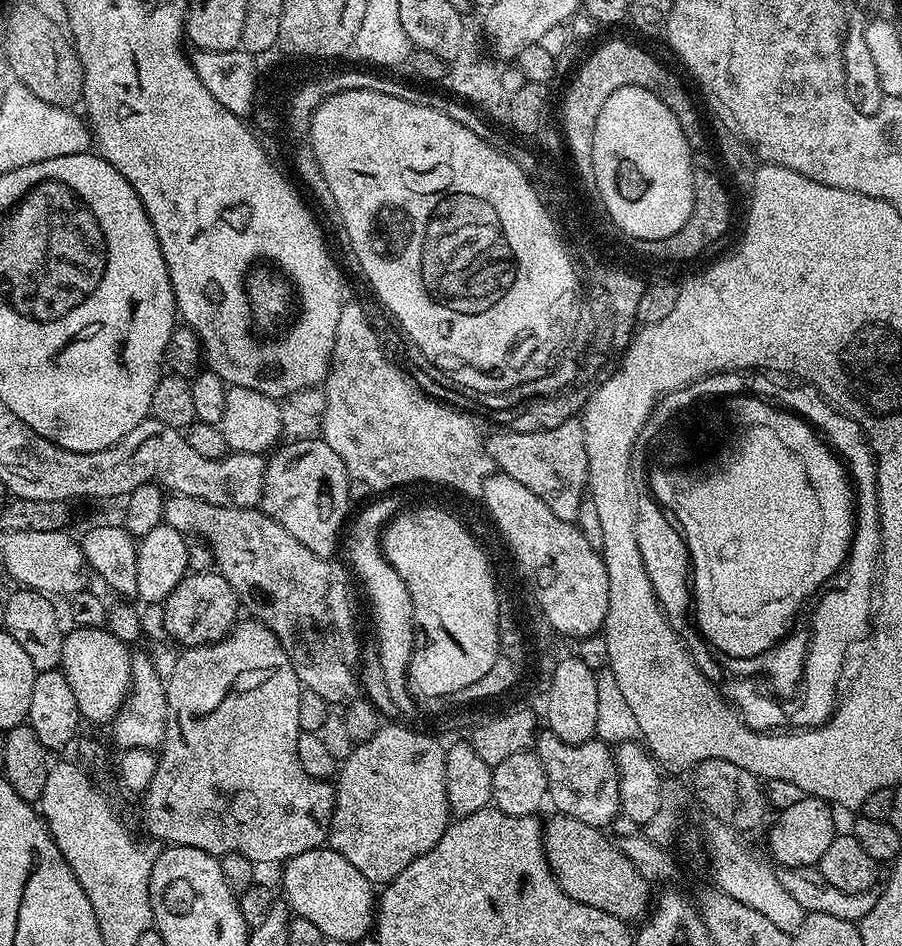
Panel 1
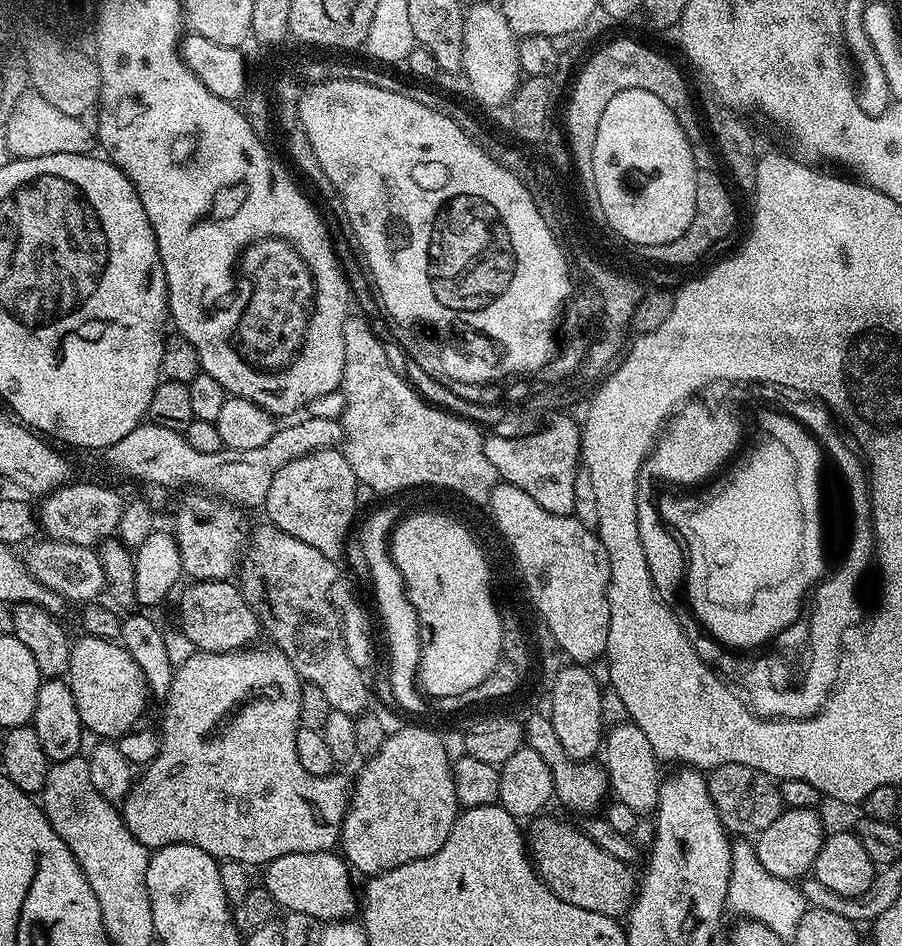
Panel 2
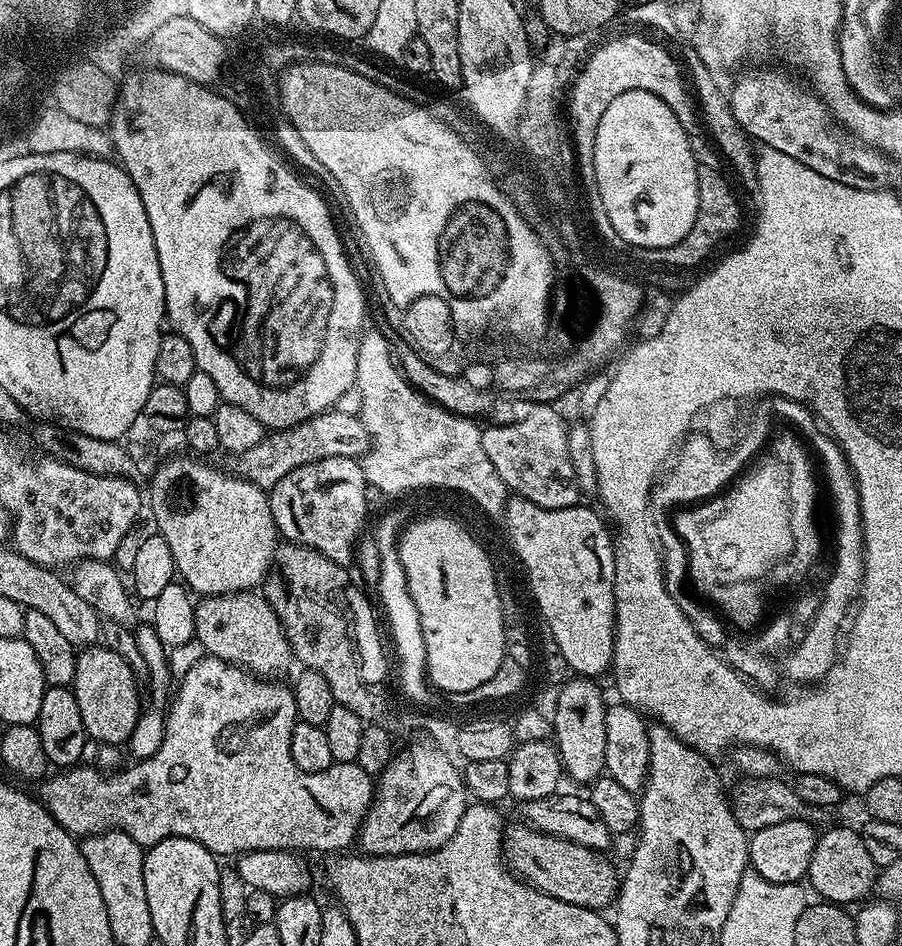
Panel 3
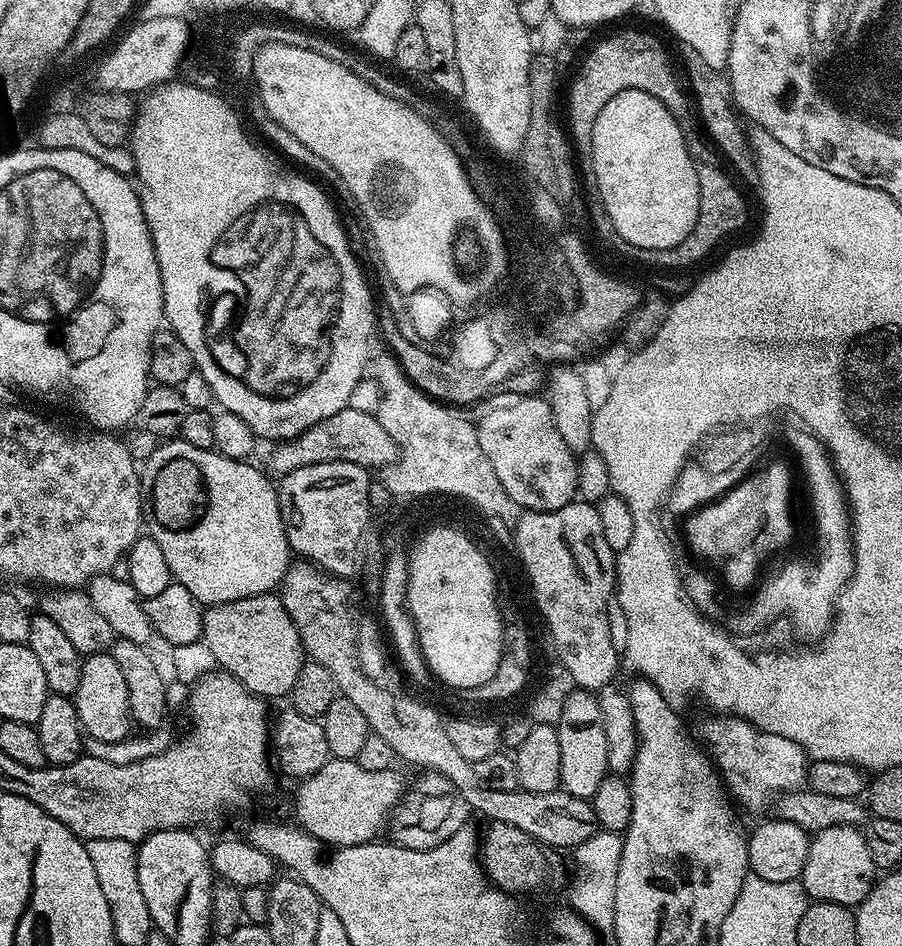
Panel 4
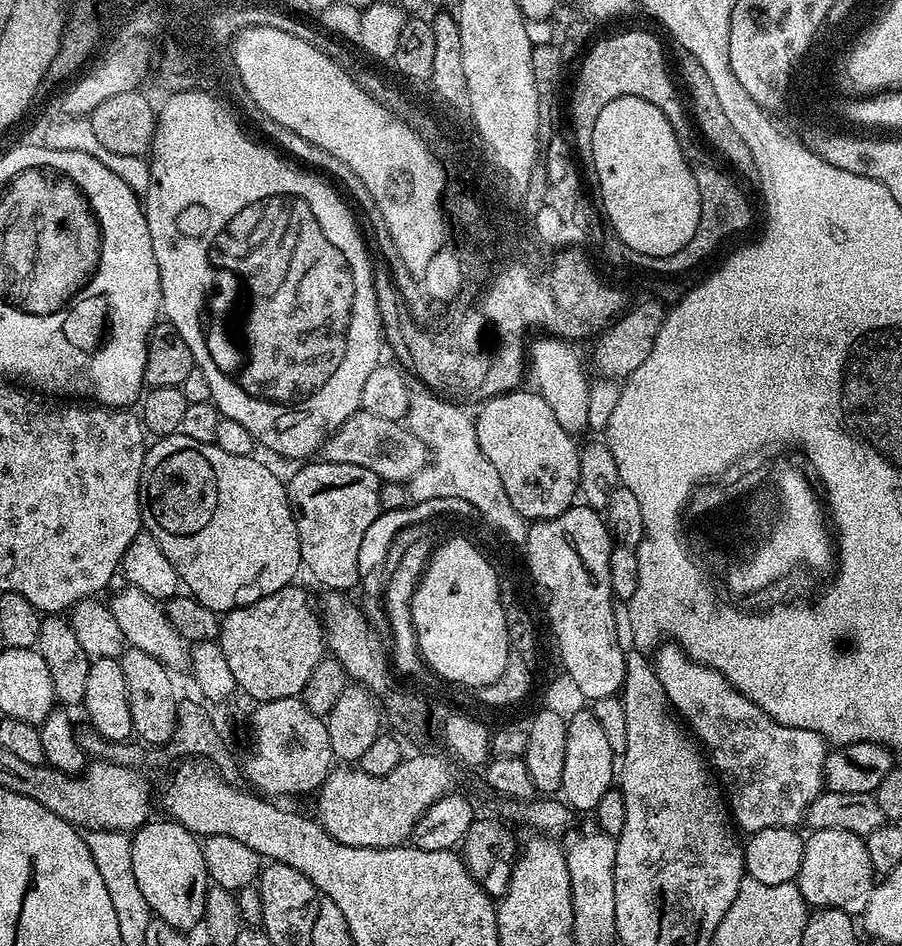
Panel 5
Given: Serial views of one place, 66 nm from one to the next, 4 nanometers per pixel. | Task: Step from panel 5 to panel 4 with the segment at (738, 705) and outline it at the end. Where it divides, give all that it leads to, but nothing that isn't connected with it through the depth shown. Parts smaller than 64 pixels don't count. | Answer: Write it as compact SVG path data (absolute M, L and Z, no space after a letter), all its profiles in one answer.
M716 714L713 717L713 720L704 724L704 736L709 744L707 747L725 789L741 809L764 808L768 799L770 804L777 794L799 789L807 781L810 760L798 742L790 742L790 738L782 738L782 734L770 734L755 728L740 716Z

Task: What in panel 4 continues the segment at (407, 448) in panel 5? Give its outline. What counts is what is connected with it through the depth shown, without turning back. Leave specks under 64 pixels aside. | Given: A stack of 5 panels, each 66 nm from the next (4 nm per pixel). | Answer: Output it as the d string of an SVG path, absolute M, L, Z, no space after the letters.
M343 408L338 414L330 414L322 422L310 426L292 440L282 440L275 445L277 477L283 478L302 466L314 466L322 462L350 462L369 470L387 469L396 463L398 449L394 438L386 434L382 422L371 412Z

